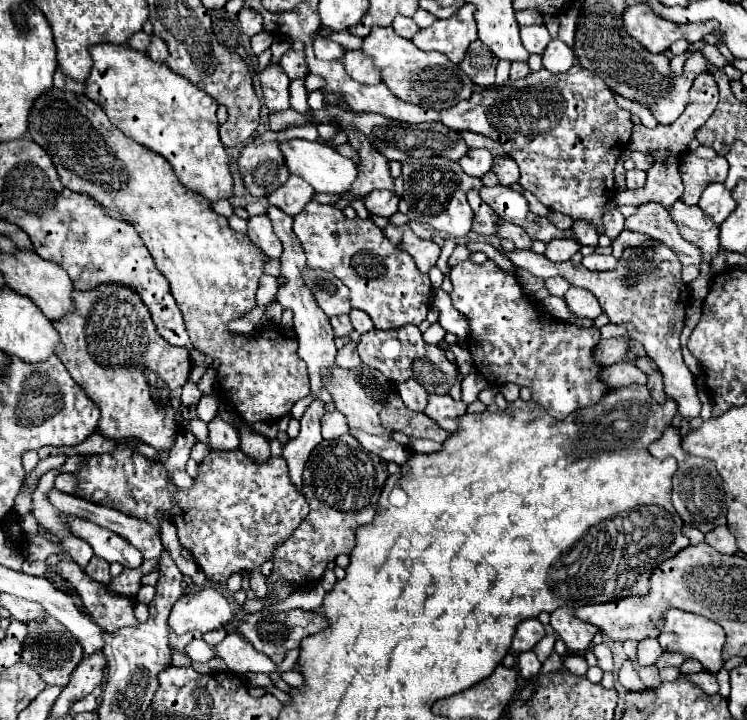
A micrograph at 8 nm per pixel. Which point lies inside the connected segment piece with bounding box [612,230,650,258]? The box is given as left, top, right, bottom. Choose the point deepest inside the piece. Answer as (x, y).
(626, 238)

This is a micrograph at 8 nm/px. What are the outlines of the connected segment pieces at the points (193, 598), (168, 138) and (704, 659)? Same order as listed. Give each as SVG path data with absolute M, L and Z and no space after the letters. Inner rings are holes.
M202 588L202 592L184 592L182 598L178 598L172 606L168 626L176 634L188 630L200 630L204 634L224 628L232 618L232 602L214 588Z
M96 44L94 48L90 48L90 54L94 60L94 66L86 80L86 96L104 108L110 122L116 128L120 128L126 136L136 140L138 144L164 156L170 162L178 180L188 190L202 194L210 202L218 202L222 198L230 200L234 196L234 182L232 182L232 174L228 166L230 158L218 136L218 126L220 126L216 120L218 102L206 92L192 86L186 78L170 72L166 64L150 60L146 52L138 52L130 46Z
M670 608L666 612L664 626L660 630L660 646L664 652L678 652L686 658L694 658L704 666L704 670L716 674L724 666L724 658L722 658L724 644L726 644L726 634L724 634L722 626L716 624L714 620L708 620L704 616L684 612L678 608Z

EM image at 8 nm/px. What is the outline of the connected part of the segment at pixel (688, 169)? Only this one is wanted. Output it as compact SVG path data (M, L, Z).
M688 152L686 156L682 156L680 164L680 176L684 182L682 200L690 206L698 204L698 198L704 192L704 188L712 182L724 182L726 174L728 174L728 162L724 156L704 160Z

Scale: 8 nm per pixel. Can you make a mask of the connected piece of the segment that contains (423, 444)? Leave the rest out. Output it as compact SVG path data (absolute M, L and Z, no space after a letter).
M410 440L410 450L414 452L436 452L440 450L444 444L434 444L432 440Z

